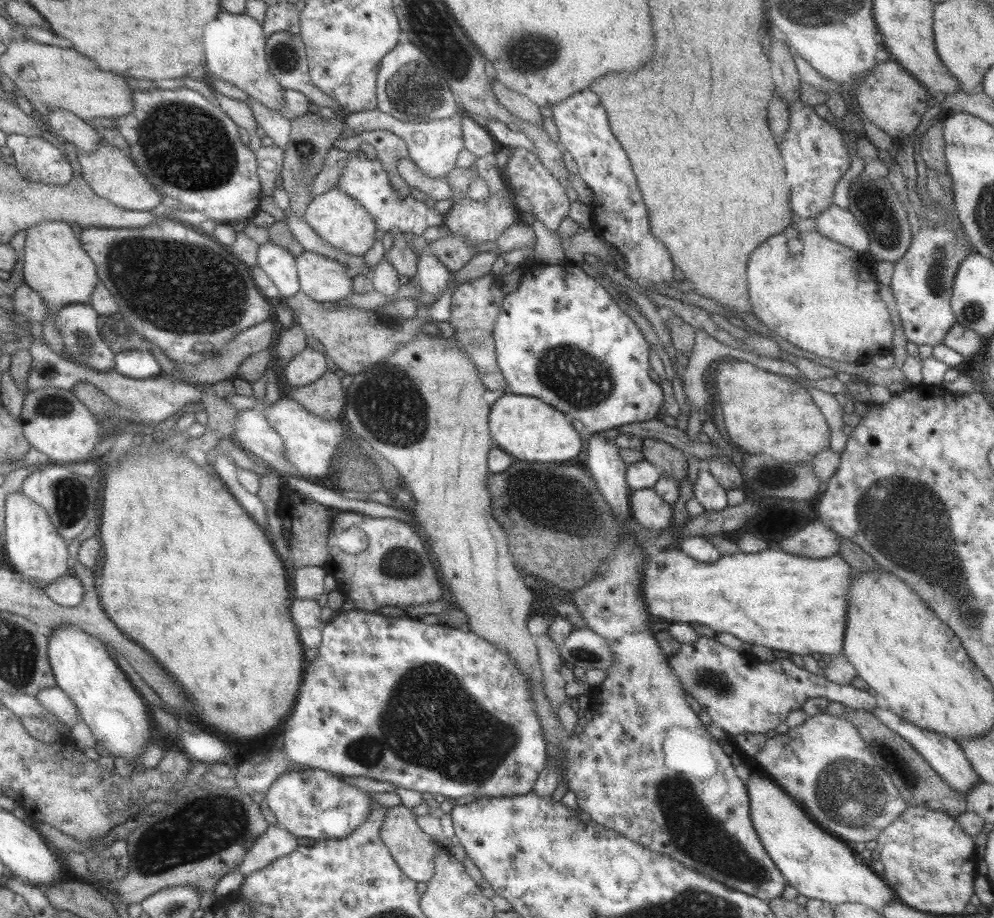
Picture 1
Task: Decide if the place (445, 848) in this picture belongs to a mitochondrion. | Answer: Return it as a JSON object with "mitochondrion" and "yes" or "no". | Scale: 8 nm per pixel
{"mitochondrion":"no"}

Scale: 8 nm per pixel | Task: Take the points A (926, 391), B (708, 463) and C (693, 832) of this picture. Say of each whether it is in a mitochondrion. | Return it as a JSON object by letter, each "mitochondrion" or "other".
{"A":"other","B":"other","C":"mitochondrion"}

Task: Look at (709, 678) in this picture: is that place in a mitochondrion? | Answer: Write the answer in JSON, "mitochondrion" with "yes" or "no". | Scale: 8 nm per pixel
{"mitochondrion":"yes"}

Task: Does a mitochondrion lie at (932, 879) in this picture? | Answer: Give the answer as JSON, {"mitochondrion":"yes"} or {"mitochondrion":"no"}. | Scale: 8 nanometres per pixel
{"mitochondrion":"yes"}

